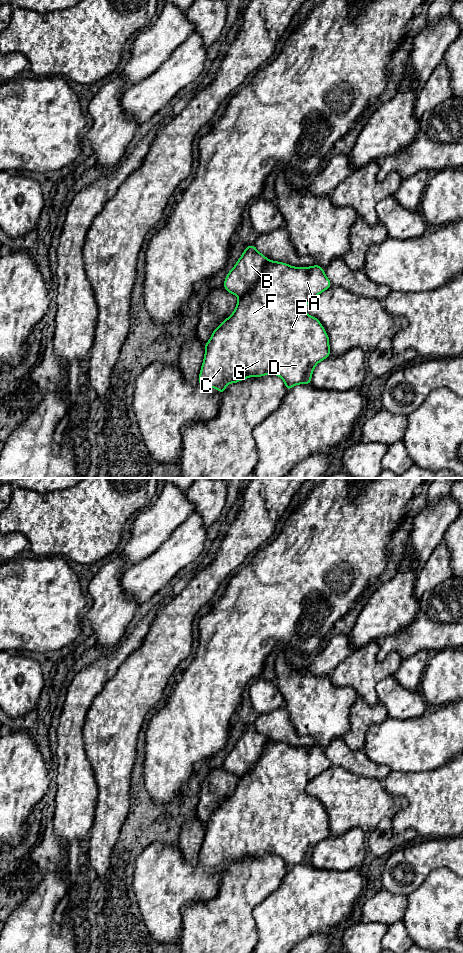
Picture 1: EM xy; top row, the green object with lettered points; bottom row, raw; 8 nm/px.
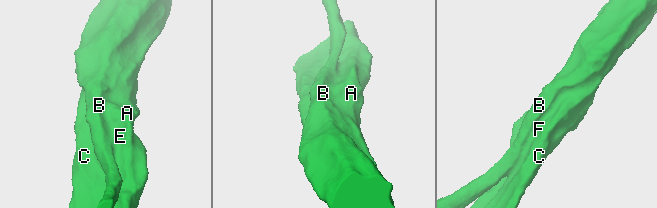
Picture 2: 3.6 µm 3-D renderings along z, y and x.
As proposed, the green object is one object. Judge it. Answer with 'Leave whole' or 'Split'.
Leave whole

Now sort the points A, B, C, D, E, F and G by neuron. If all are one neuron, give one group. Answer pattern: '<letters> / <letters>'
A B C D E F G

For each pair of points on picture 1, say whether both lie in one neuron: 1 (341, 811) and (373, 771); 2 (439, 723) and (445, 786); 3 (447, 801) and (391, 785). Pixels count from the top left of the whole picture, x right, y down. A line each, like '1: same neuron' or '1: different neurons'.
1: same neuron
2: different neurons
3: same neuron

